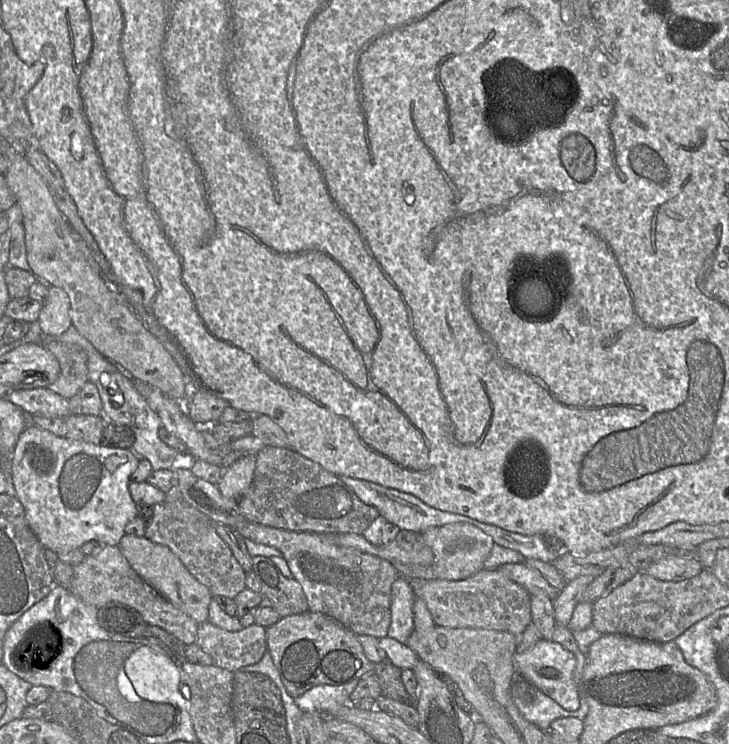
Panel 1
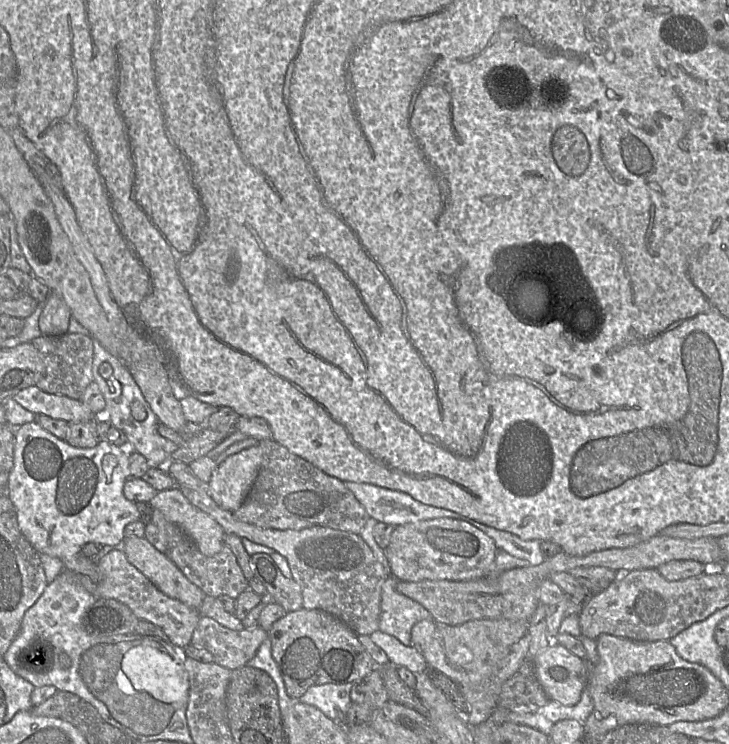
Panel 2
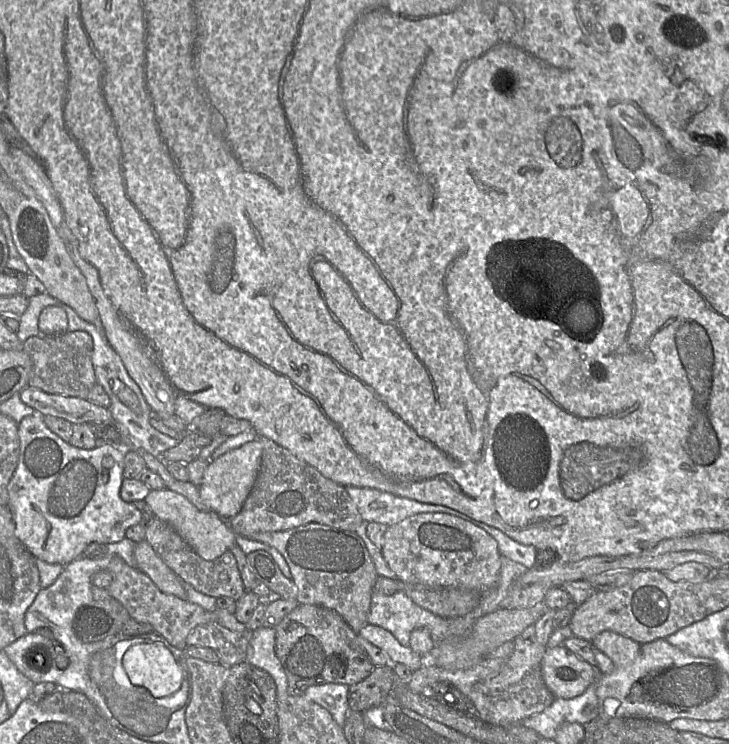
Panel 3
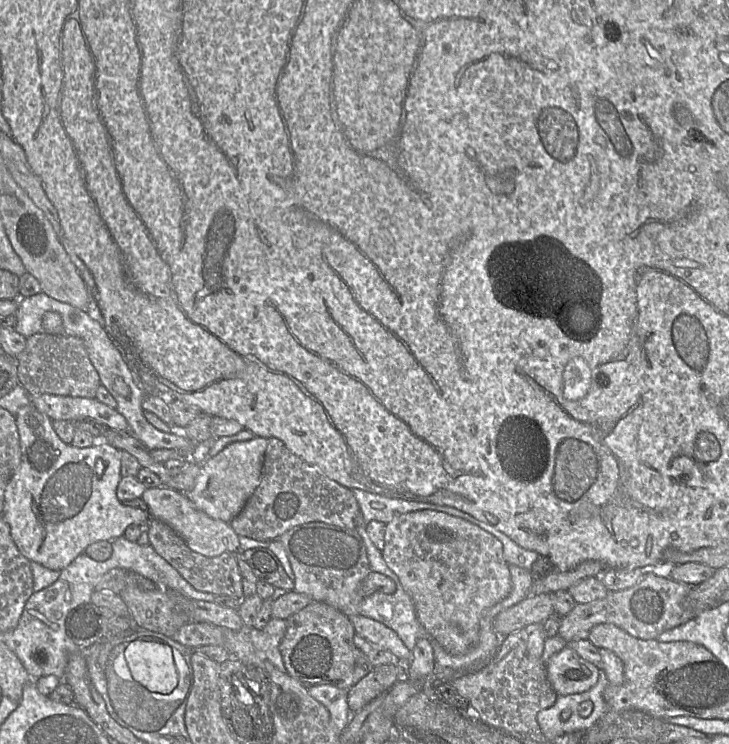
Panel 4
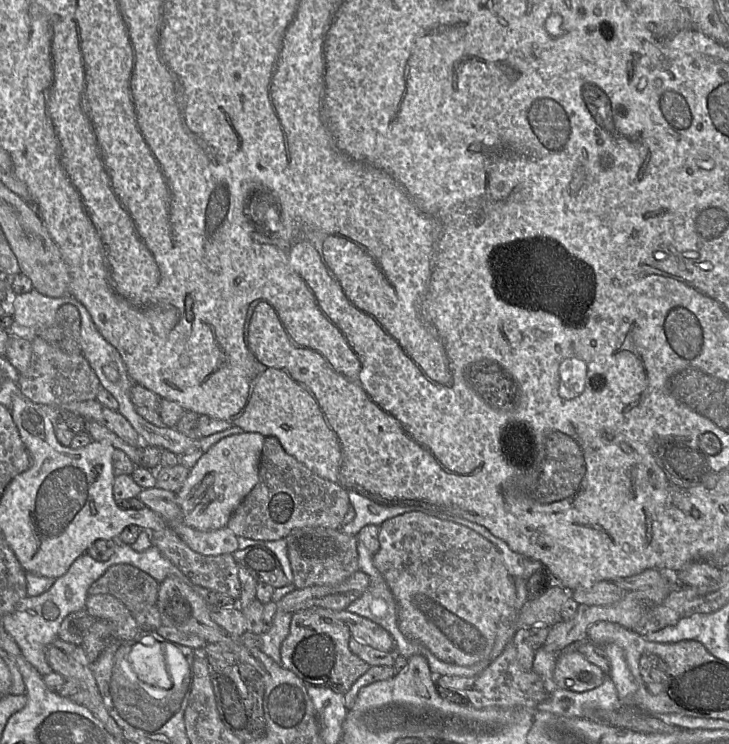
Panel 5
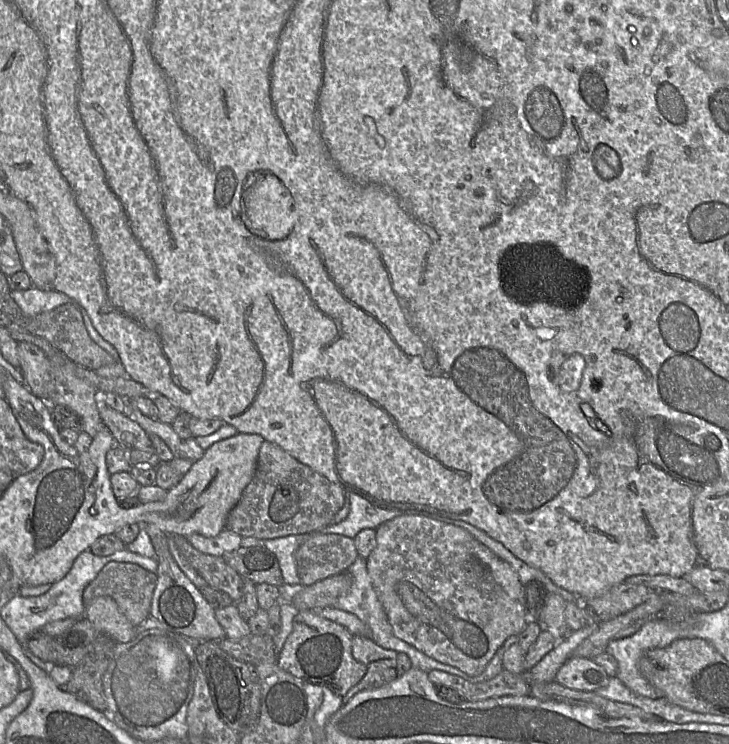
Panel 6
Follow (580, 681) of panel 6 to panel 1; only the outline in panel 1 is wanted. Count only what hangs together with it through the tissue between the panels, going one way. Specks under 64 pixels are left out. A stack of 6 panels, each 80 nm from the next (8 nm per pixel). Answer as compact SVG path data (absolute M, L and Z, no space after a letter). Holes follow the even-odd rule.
M540 639L531 648L514 655L516 678L522 677L568 711L579 708L579 692L574 677L576 659L572 652L552 640Z

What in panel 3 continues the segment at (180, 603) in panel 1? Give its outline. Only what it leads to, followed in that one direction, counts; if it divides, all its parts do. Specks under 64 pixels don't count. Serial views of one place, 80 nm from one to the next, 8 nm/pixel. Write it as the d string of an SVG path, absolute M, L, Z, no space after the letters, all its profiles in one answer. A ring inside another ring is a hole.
M146 540L136 543L134 557L137 568L144 572L162 592L187 599L180 578L164 563Z

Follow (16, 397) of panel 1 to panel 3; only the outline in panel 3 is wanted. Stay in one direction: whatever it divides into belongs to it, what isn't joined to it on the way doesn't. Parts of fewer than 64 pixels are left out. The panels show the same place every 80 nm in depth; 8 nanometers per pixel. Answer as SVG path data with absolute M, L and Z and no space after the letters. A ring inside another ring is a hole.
M26 386L20 392L22 402L44 416L54 416L72 424L114 424L108 408L96 405L87 399L49 394L38 388Z

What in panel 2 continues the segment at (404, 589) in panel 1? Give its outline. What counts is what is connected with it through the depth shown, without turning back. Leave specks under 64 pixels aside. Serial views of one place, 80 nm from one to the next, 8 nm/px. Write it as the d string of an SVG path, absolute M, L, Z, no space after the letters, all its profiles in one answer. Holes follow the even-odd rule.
M391 574L382 586L379 630L383 633L396 637L405 646L410 646L412 645L412 627L421 620L433 620L433 616L421 604L399 593L396 590L398 582L399 580Z

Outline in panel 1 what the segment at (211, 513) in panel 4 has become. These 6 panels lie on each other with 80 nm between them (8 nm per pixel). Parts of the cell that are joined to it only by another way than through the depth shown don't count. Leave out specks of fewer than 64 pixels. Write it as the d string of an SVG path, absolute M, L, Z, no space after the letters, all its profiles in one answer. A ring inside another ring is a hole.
M245 454L228 468L217 484L221 494L232 500L238 500L250 487L256 469L256 454Z

